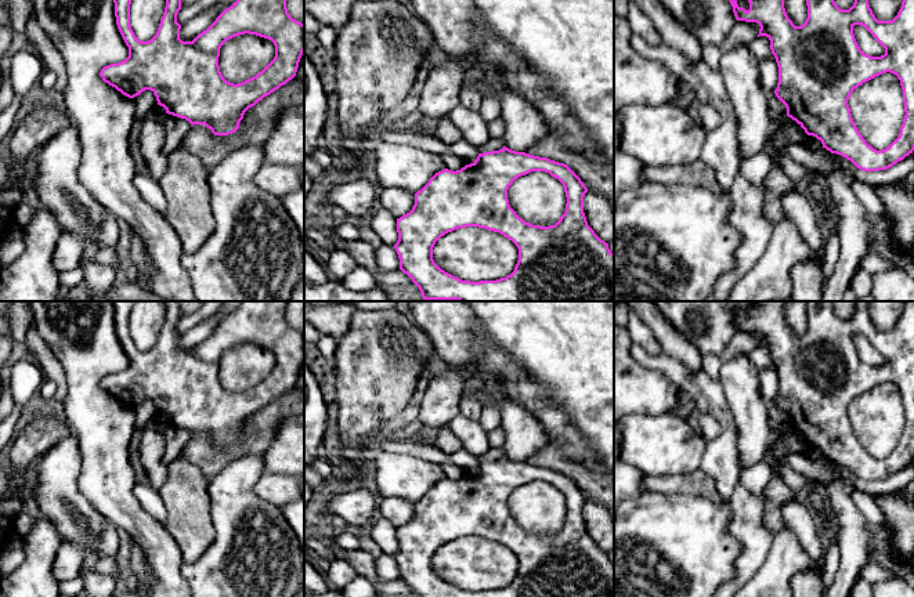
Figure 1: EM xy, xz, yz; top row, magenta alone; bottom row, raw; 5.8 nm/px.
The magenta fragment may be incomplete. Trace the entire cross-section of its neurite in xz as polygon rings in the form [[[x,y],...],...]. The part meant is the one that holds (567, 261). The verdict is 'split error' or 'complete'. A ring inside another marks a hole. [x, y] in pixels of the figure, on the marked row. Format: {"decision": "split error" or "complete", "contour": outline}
{"decision": "complete", "contour": [[[506,146],[478,153],[477,159],[452,171],[444,169],[415,193],[412,210],[397,218],[398,240],[394,249],[400,269],[419,287],[425,301],[614,301],[614,254],[588,225],[584,196],[588,188],[564,163],[516,152]],[[531,171],[545,171],[557,178],[566,192],[566,211],[554,225],[525,222],[510,207],[507,189],[513,181]],[[478,227],[499,232],[519,249],[514,271],[496,281],[462,281],[433,260],[436,242],[459,228]]]}

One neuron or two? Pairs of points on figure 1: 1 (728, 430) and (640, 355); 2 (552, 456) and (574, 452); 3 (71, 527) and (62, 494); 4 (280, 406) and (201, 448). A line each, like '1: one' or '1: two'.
1: one
2: two
3: one
4: one

